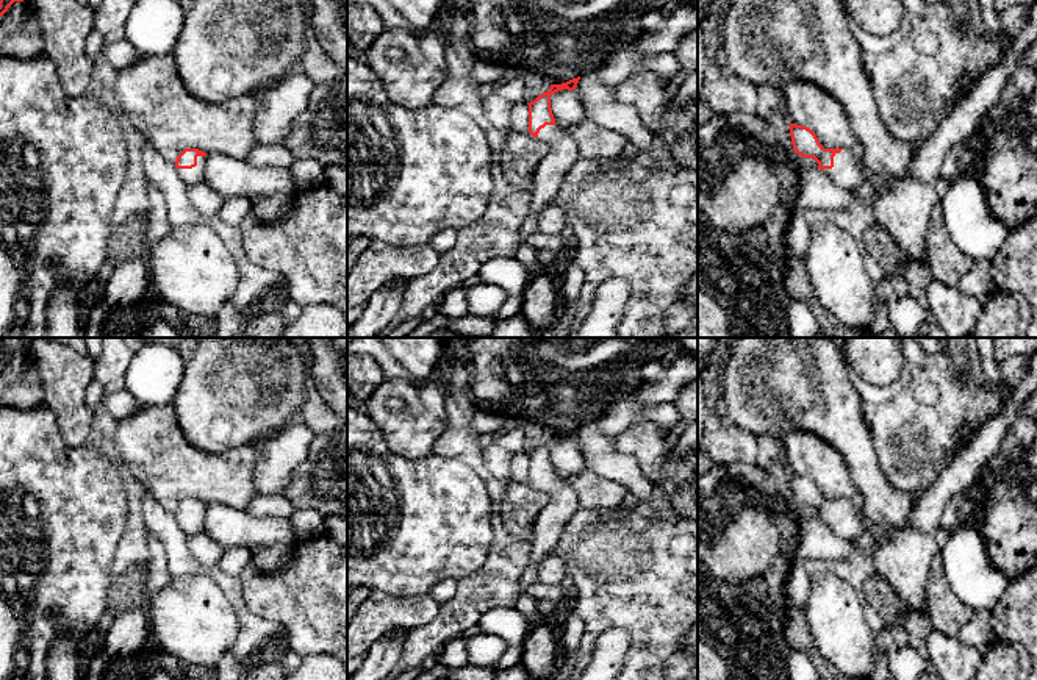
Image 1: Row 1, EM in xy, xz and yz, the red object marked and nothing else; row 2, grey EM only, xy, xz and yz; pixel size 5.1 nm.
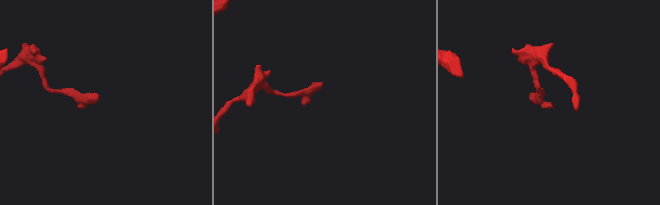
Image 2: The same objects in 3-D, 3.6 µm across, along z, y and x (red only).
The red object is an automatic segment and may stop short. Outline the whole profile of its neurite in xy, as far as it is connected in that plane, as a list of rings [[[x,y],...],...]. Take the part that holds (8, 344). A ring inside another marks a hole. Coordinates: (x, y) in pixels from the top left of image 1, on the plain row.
[[[0,338],[0,367],[14,352],[27,350],[31,341],[33,338]]]

